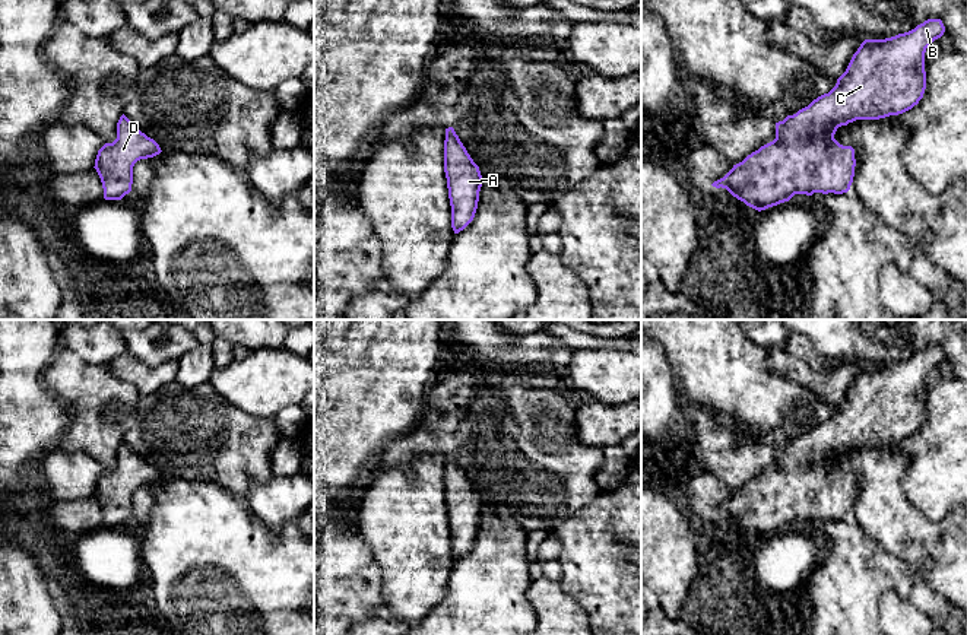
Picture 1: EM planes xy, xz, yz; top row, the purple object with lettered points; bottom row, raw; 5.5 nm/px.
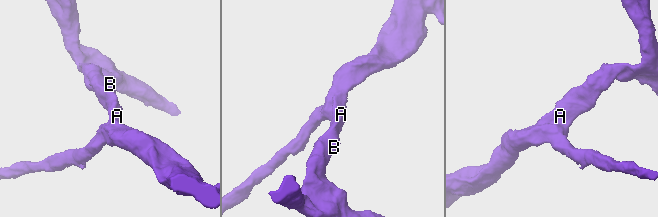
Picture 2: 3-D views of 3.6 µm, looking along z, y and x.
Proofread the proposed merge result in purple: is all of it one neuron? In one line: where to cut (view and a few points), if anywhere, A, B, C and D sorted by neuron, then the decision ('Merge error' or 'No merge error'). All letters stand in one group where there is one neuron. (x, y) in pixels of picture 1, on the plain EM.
No split. Groups: A B C D. No merge error

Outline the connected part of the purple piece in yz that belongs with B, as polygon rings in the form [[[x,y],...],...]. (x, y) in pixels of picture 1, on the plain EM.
[[[928,346],[914,356],[891,365],[865,366],[828,420],[776,450],[773,469],[733,492],[711,512],[726,515],[733,524],[758,539],[789,528],[795,521],[847,520],[855,504],[855,476],[834,466],[837,455],[856,447],[898,442],[917,432],[926,416],[926,375],[944,359],[941,346]]]

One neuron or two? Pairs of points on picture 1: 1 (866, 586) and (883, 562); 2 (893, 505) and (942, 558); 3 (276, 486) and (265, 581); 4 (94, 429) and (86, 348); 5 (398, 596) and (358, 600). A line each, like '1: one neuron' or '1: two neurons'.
1: two neurons
2: one neuron
3: two neurons
4: two neurons
5: two neurons

